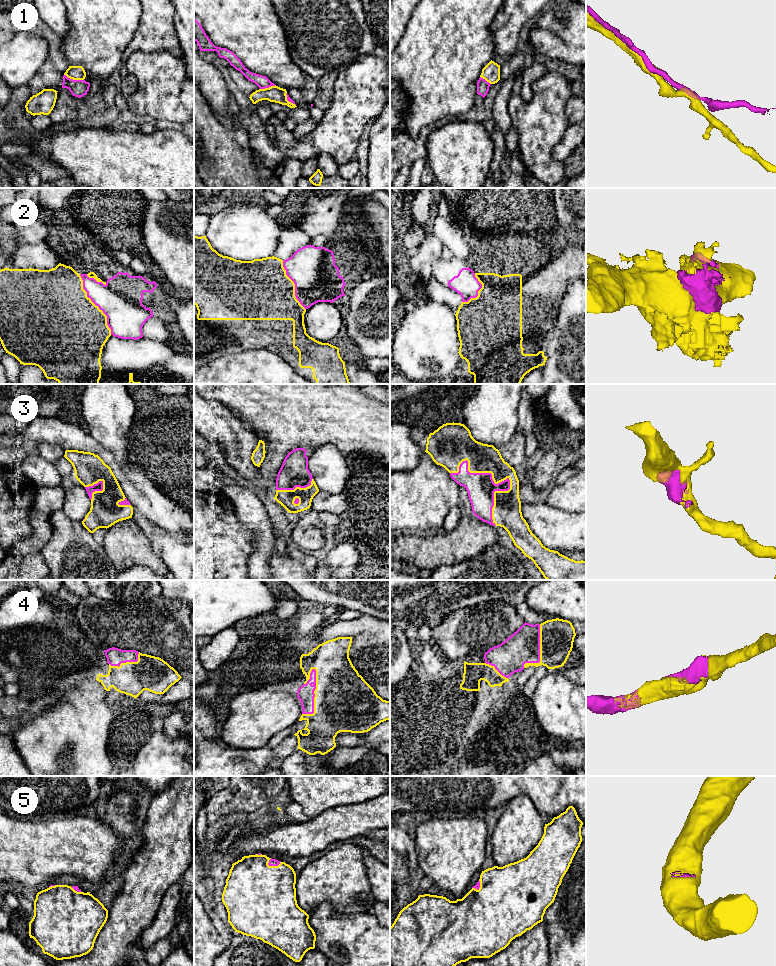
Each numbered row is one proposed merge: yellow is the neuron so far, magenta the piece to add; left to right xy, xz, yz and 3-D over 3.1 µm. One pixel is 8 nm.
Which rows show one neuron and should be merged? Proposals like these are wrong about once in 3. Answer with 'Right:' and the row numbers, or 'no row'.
Right: 3, 4, 5

